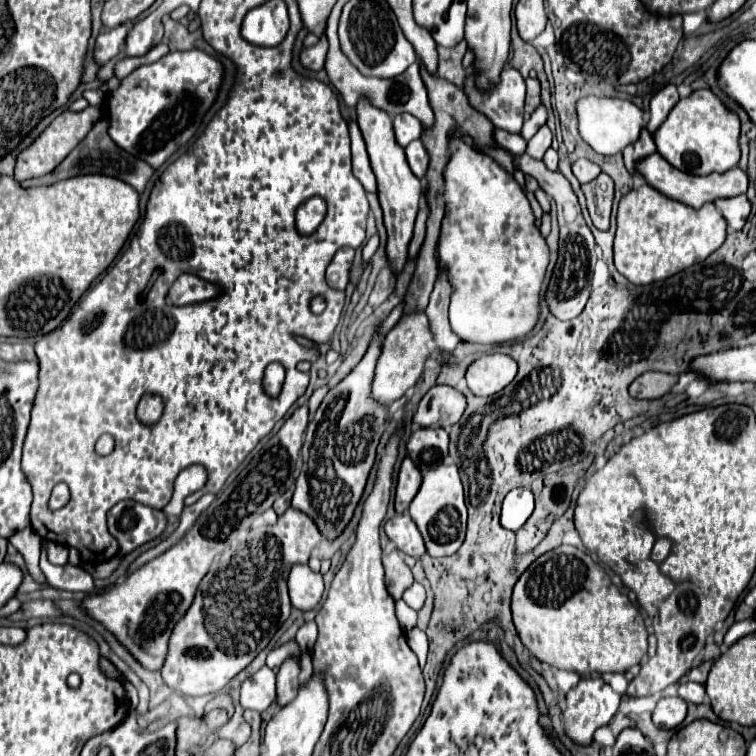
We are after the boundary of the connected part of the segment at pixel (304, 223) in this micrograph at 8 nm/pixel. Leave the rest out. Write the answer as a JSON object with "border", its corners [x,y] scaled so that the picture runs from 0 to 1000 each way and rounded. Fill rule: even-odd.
{"border":[[[418,261],[405,269],[399,269],[392,279],[392,300],[397,308],[413,308],[429,290],[431,284],[431,269]]]}

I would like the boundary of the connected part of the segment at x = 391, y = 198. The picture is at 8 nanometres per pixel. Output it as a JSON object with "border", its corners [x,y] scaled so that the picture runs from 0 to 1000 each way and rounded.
{"border":[[[479,128],[471,139],[471,160],[474,168],[481,179],[484,194],[487,194],[487,205],[492,213],[492,224],[500,239],[500,263],[508,279],[508,298],[513,306],[513,343],[516,343],[516,353],[529,361],[534,348],[537,348],[537,335],[540,335],[540,321],[545,316],[545,306],[548,306],[548,292],[550,292],[550,282],[553,282],[553,269],[556,269],[556,258],[558,258],[558,242],[556,237],[542,226],[540,216],[537,216],[537,205],[534,197],[526,194],[526,187],[521,184],[521,171],[519,171],[519,160],[516,152],[511,152],[511,147],[495,142],[489,136],[489,131]]]}

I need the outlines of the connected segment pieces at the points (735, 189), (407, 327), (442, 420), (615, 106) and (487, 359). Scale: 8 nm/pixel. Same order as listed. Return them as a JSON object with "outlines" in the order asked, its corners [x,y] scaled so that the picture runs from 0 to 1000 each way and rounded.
{"outlines":[[[[862,202],[862,205],[857,205],[857,210],[847,210],[841,216],[841,226],[854,237],[854,242],[860,247],[873,253],[876,258],[881,258],[892,266],[899,266],[905,271],[913,271],[918,276],[926,276],[931,269],[952,263],[952,261],[974,261],[979,255],[987,255],[987,250],[989,250],[989,231],[976,221],[971,221],[960,229],[939,229],[939,231],[923,234],[923,231],[913,231],[913,229],[892,224],[873,202]]],[[[563,414],[534,417],[534,422],[529,422],[521,430],[521,435],[511,443],[505,454],[505,470],[497,480],[495,501],[489,509],[489,528],[503,533],[505,538],[513,538],[519,530],[537,522],[537,517],[542,517],[558,499],[561,478],[566,475],[569,464],[571,464],[571,440],[566,433]]],[[[593,509],[571,512],[556,530],[553,544],[548,546],[548,560],[556,565],[598,565],[608,557],[616,544],[616,525]]],[[[778,126],[765,131],[762,136],[762,152],[765,152],[765,173],[767,181],[794,205],[815,205],[828,192],[839,189],[847,179],[847,171],[852,168],[852,149],[831,131],[817,128],[788,128]]],[[[653,467],[653,470],[638,470],[632,478],[627,478],[619,485],[616,504],[627,522],[648,525],[664,517],[669,509],[675,509],[683,493],[685,483],[677,472]]]]}

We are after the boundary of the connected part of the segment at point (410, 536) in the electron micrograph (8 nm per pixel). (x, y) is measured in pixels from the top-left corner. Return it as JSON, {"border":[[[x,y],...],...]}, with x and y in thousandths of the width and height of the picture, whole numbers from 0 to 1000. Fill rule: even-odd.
{"border":[[[529,679],[519,684],[516,689],[511,689],[508,700],[511,700],[511,708],[524,718],[524,724],[532,731],[545,737],[558,737],[563,731],[561,713],[540,679]]]}

